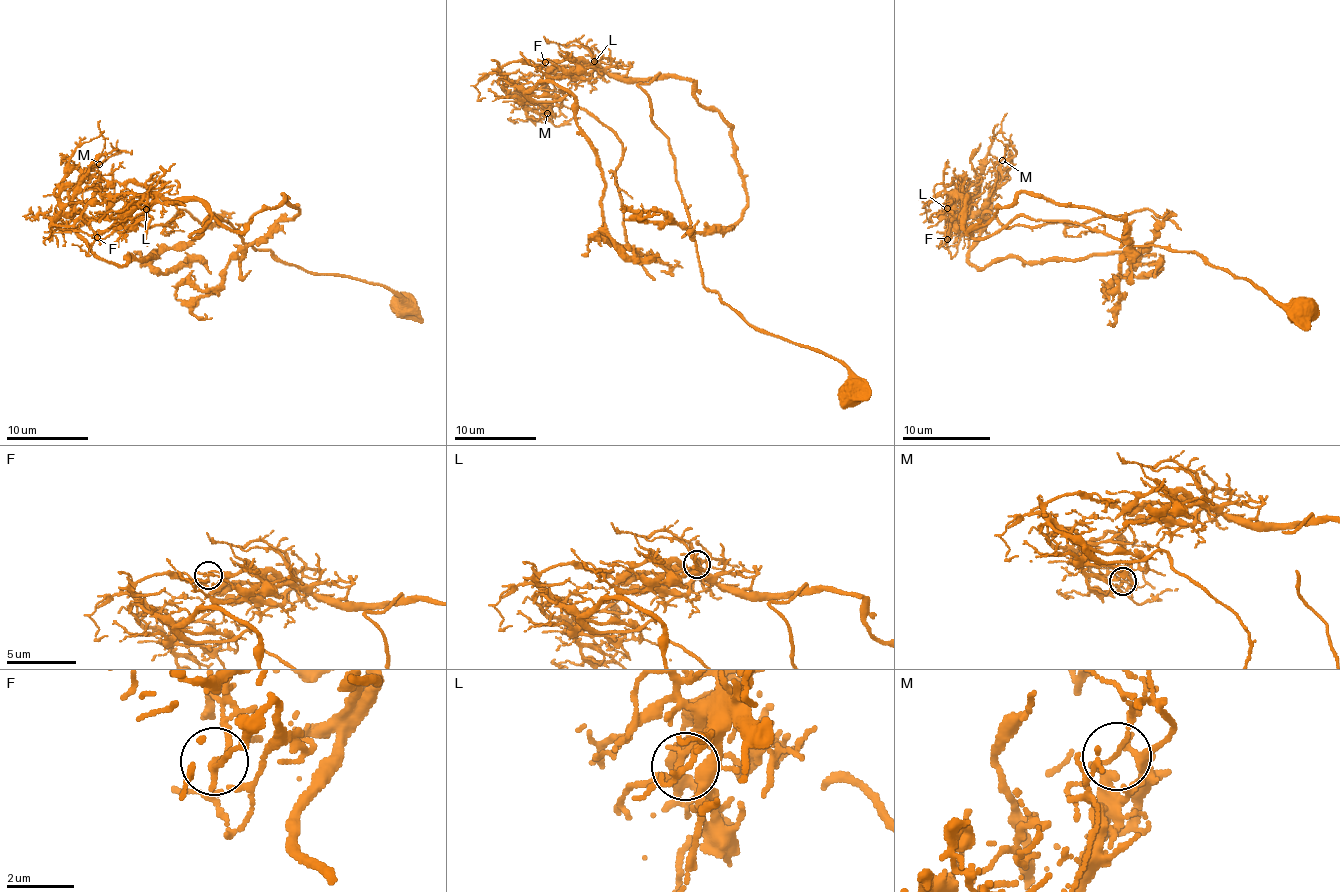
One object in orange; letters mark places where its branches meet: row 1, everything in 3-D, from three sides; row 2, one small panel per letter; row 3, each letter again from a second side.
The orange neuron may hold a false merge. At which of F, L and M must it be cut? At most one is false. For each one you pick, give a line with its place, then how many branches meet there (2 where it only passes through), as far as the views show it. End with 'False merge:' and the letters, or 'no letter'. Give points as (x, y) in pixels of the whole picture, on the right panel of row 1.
F: Place: (947, 239). Branches: 2
False merge: F

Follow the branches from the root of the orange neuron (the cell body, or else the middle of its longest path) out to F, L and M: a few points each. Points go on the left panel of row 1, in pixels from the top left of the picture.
F: (401, 302), (379, 283), (284, 265), (214, 215), (194, 238), (210, 219), (200, 201), (159, 199), (97, 238)
L: (401, 302), (379, 283), (284, 265), (214, 215), (194, 238), (210, 219), (200, 201), (157, 199), (146, 209)
M: (401, 302), (284, 265), (214, 215), (194, 238), (210, 219), (200, 201), (76, 232), (70, 189), (99, 164)

